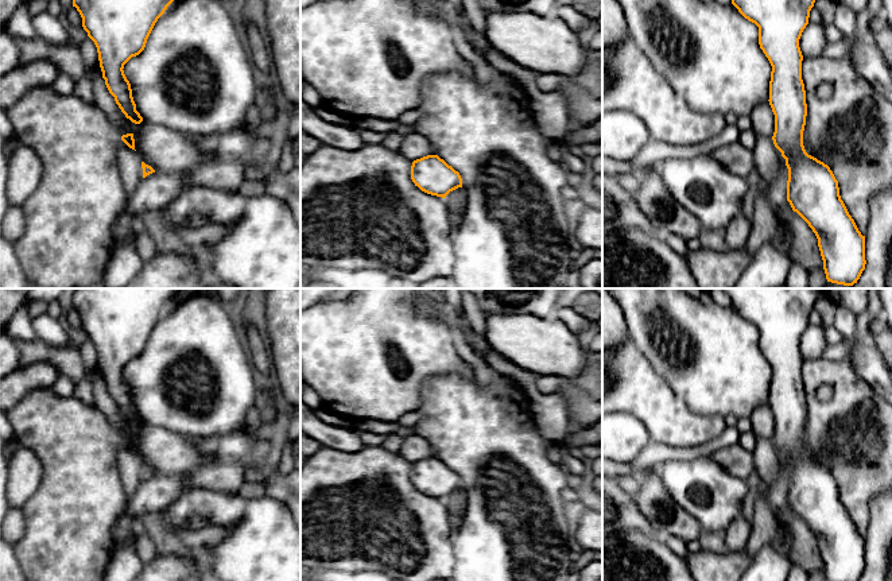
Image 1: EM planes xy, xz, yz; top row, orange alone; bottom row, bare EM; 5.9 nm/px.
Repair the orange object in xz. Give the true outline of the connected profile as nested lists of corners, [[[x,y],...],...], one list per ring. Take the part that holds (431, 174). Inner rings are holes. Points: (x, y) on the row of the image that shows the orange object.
[[[427,155],[414,160],[411,179],[422,191],[442,198],[446,198],[450,191],[462,187],[459,173],[438,155]]]

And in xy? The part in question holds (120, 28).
[[[73,0],[82,27],[94,42],[102,78],[116,104],[135,124],[143,117],[136,111],[124,65],[139,55],[167,7],[174,0]]]

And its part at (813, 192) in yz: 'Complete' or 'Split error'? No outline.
Complete

